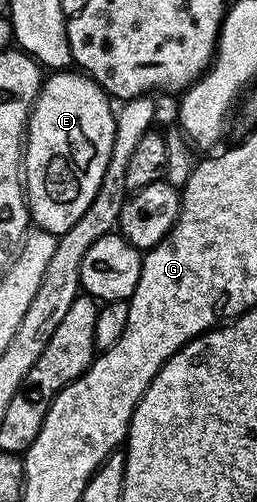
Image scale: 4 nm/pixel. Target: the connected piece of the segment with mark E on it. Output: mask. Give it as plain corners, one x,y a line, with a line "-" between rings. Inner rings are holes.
80,70
53,71
48,80
45,79
40,86
40,93
32,103
32,113
28,115
28,127
26,129
26,147
22,153
22,183
26,189
26,199
28,202
28,214
31,223
35,227
41,228
44,232
50,232
53,236
59,238
82,214
86,214
86,206
94,202
94,194
98,194
98,186
102,186
102,178
106,174
106,166
110,162
110,154
114,146
114,130
116,129
116,112
114,111
113,101
107,92
92,79
91,76

